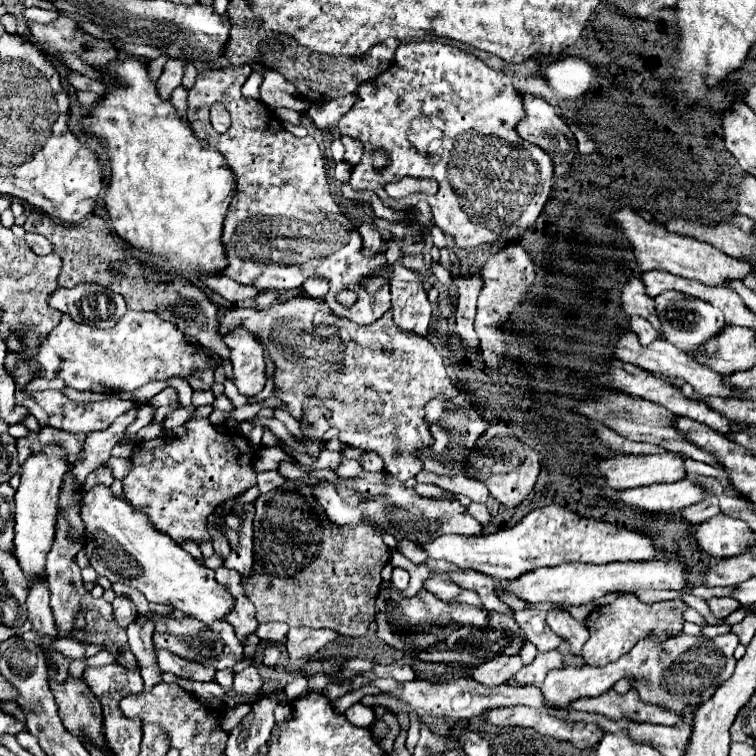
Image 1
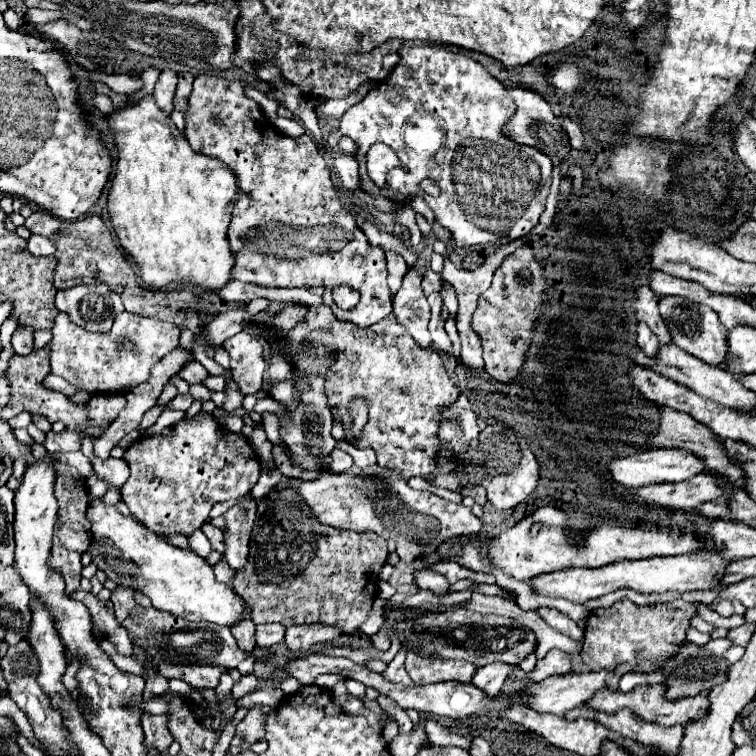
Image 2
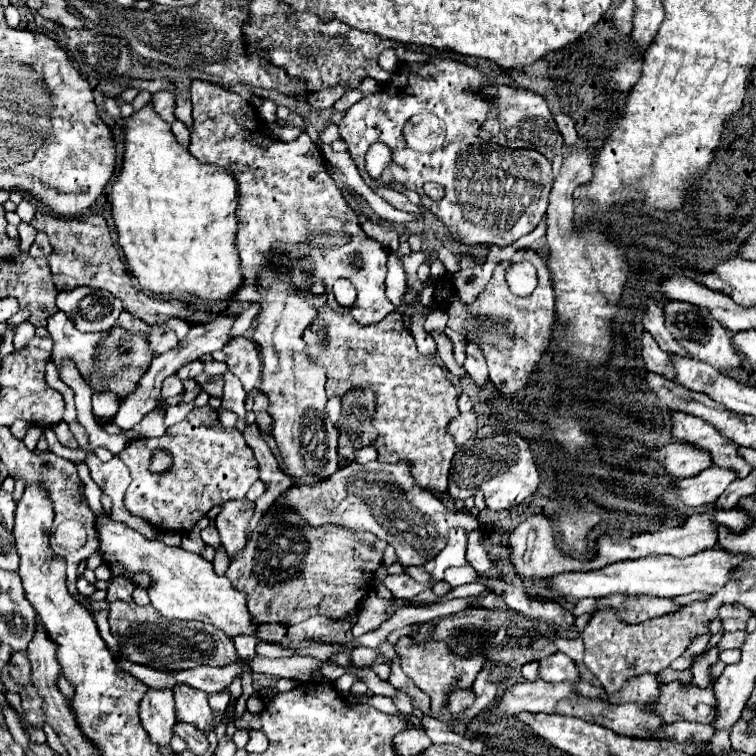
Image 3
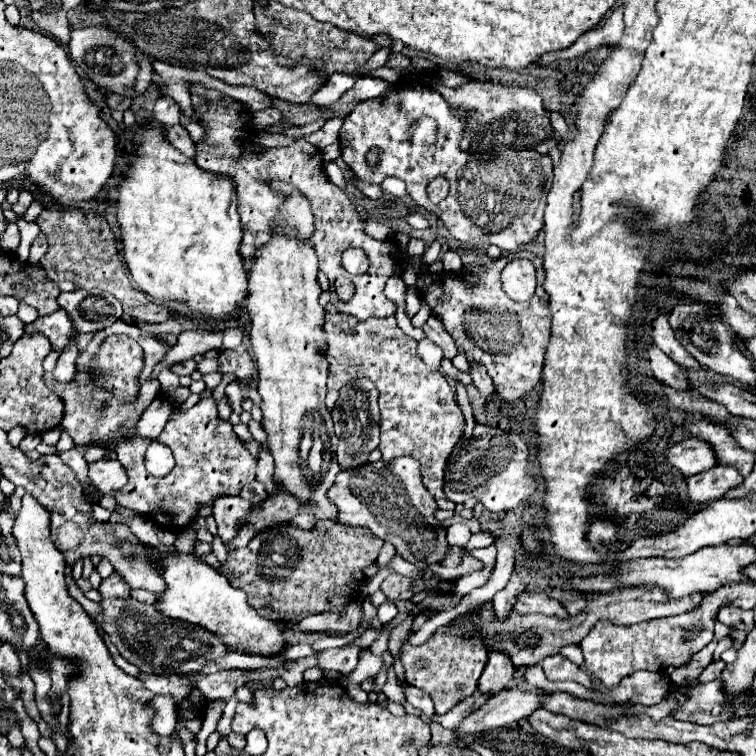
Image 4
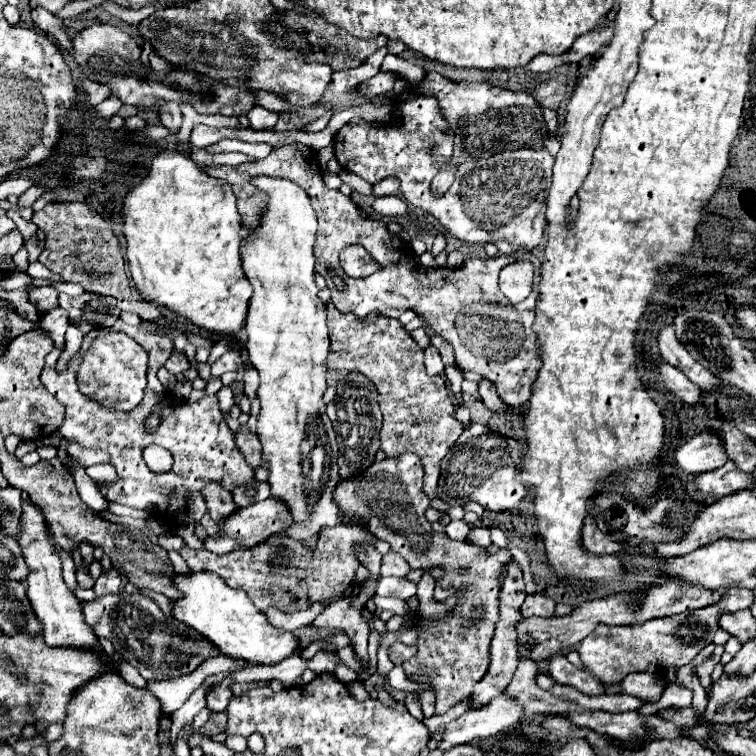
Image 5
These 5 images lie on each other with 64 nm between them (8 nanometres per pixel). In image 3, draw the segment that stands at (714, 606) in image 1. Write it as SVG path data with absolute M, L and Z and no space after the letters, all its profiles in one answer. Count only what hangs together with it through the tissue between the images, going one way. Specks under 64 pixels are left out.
M722 604L720 606L720 614L718 614L722 620L726 618L740 618L740 620L748 620L752 616L750 610L746 608L740 608L740 604Z

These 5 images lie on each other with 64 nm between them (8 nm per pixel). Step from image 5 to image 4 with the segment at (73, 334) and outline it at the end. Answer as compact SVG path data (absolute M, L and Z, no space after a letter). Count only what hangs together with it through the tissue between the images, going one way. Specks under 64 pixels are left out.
M68 346L64 350L64 354L58 358L58 364L54 368L54 378L62 384L72 384L76 380L76 356L78 356L78 350L74 346Z

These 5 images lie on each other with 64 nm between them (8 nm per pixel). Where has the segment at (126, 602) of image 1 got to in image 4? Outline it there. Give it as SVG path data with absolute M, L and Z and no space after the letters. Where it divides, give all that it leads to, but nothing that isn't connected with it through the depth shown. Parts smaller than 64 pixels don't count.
M112 572L106 580L102 580L100 592L104 598L130 598L130 586L118 572Z

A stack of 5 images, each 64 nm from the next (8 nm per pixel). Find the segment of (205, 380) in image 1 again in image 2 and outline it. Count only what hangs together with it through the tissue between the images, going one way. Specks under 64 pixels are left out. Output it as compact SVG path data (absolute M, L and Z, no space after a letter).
M190 362L190 364L194 364L194 366L190 366L190 370L186 372L186 366L180 370L180 376L188 382L188 384L202 384L210 374L208 374L208 370L200 364L200 362Z

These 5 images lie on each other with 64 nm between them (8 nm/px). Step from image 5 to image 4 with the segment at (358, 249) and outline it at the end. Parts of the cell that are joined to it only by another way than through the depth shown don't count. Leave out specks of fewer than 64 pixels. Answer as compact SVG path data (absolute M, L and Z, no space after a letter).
M350 248L344 252L344 268L350 272L350 274L364 274L368 270L368 258L364 254L364 250L360 248Z

